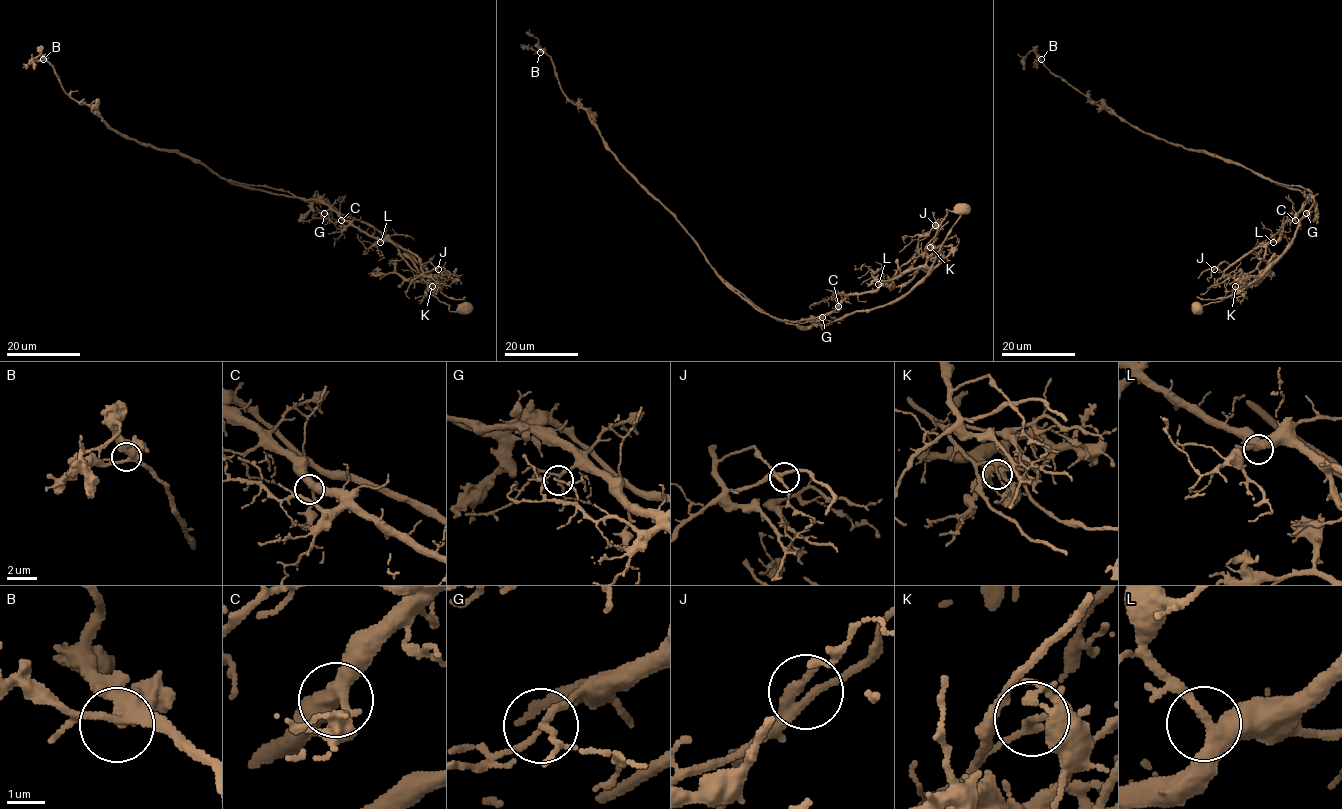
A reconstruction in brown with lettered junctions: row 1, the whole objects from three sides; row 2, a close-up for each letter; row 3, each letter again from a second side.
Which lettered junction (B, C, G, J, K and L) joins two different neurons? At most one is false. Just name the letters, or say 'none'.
K

